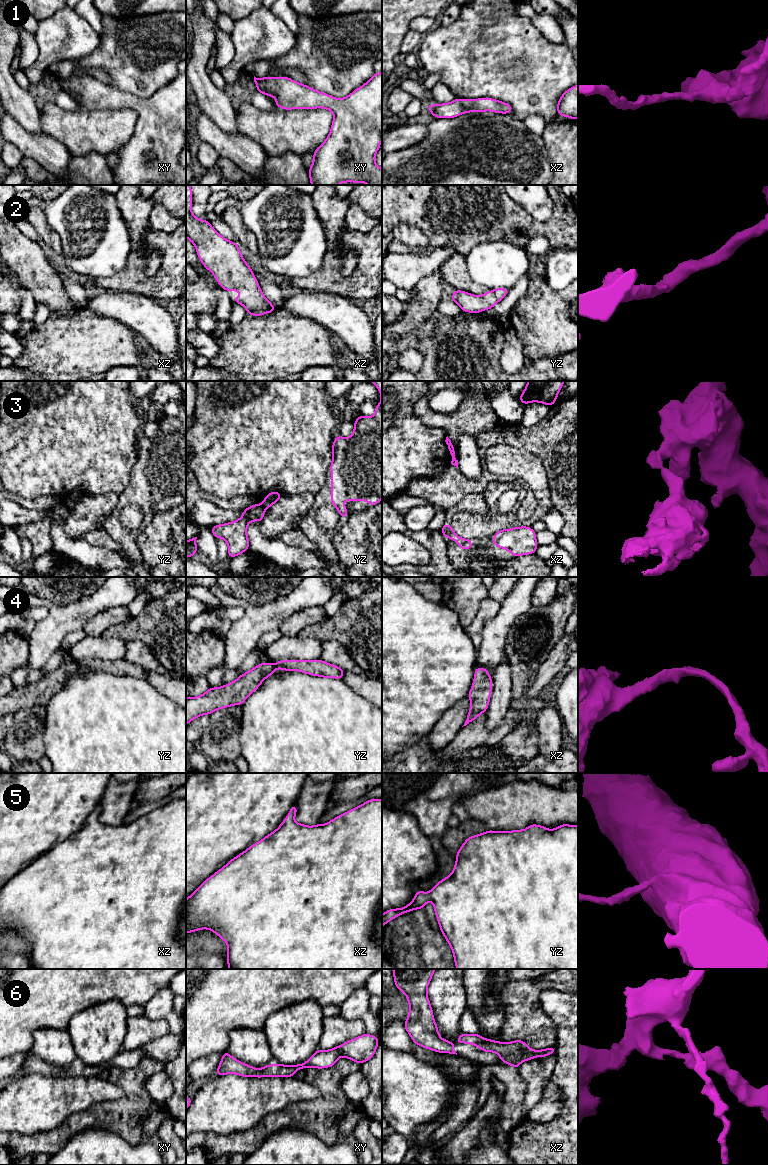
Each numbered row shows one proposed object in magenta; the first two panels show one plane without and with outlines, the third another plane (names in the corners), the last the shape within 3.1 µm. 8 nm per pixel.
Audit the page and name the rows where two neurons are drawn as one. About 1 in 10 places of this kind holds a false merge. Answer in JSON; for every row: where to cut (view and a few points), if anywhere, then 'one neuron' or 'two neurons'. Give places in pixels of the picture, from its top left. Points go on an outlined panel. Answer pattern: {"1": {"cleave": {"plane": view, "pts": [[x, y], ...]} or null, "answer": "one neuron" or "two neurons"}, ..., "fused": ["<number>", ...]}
{"1": {"cleave": null, "answer": "one neuron"}, "2": {"cleave": null, "answer": "one neuron"}, "3": {"cleave": {"plane": "yz", "pts": [[260, 505], [264, 510]]}, "answer": "two neurons"}, "4": {"cleave": null, "answer": "one neuron"}, "5": {"cleave": null, "answer": "one neuron"}, "6": {"cleave": null, "answer": "one neuron"}, "fused": ["3"]}

